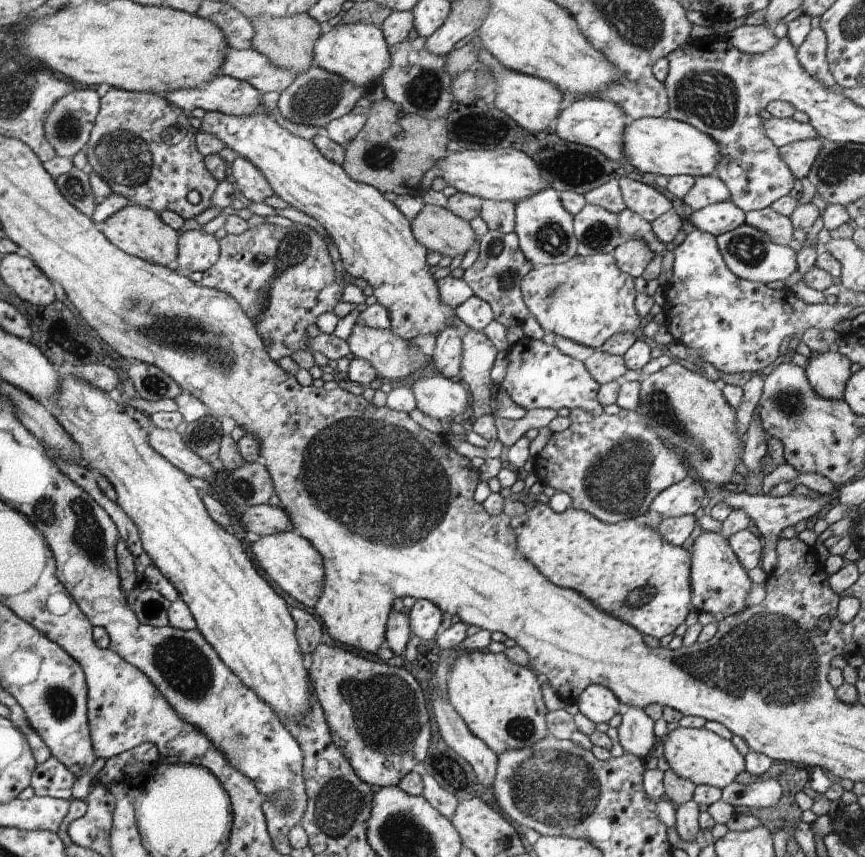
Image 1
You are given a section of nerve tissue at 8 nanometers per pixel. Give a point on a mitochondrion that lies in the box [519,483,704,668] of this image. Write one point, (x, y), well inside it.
(645, 593)

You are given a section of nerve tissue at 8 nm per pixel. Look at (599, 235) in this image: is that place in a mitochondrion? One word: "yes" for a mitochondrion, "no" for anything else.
yes

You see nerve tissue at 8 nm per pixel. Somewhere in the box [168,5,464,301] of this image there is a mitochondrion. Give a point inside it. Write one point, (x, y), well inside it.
(314, 99)

